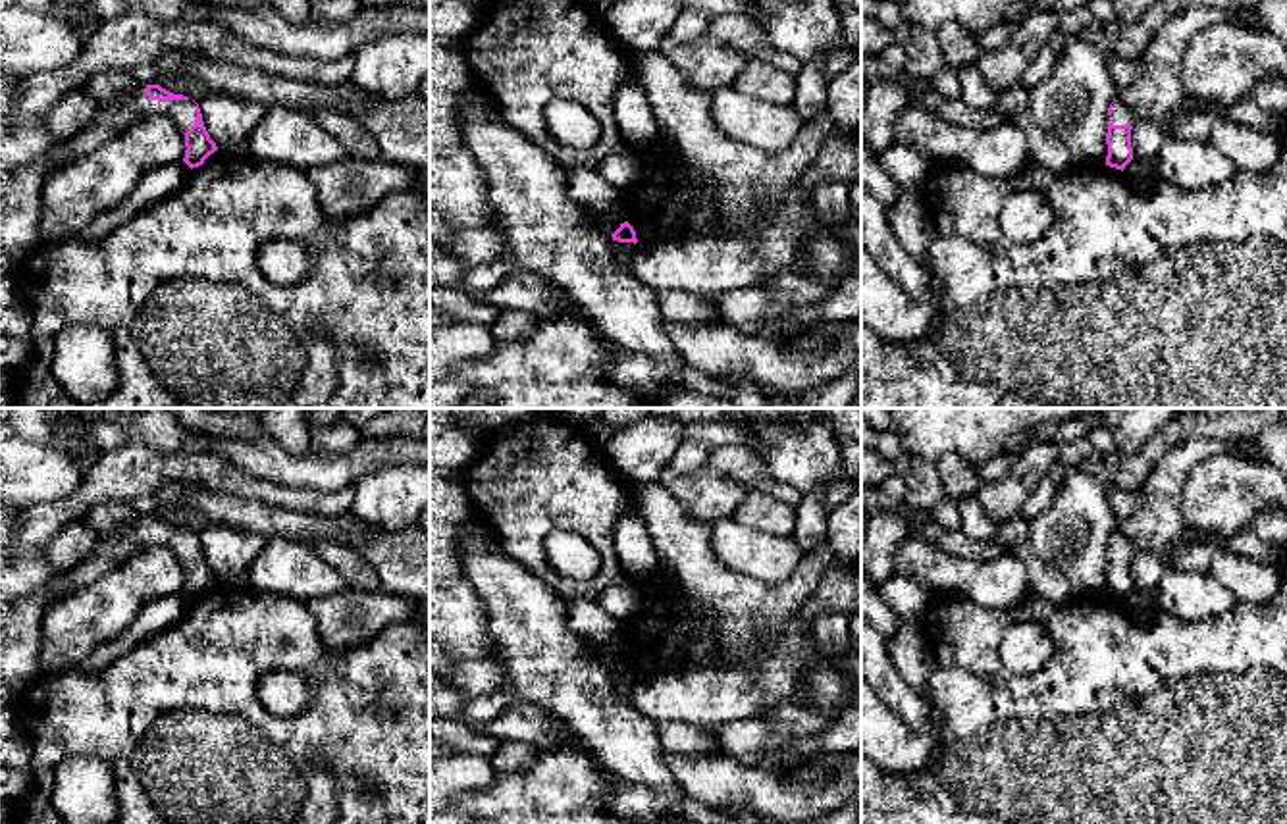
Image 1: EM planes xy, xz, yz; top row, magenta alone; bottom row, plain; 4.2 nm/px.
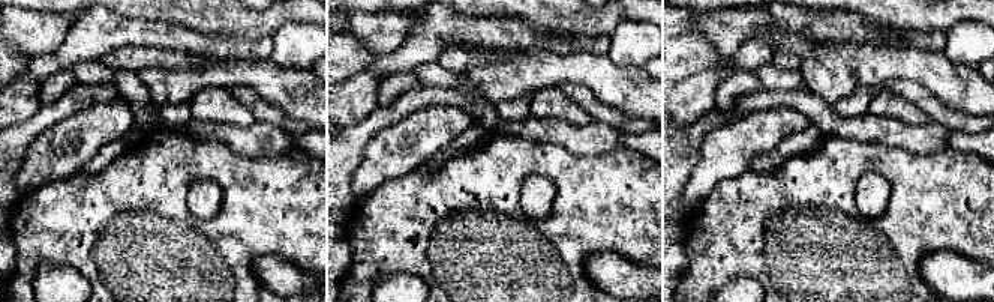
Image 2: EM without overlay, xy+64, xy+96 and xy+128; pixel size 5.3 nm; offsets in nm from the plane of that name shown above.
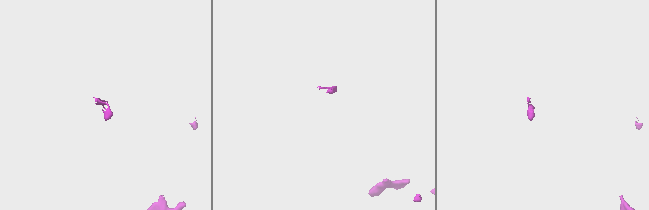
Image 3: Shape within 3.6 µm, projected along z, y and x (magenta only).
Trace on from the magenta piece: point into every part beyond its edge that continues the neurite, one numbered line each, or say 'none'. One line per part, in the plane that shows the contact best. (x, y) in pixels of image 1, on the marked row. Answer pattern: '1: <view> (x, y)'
1: xy (182, 112)

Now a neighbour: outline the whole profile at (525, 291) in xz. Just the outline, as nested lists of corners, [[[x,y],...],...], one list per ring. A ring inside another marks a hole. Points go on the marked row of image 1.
[[[530,271],[509,275],[501,285],[482,295],[478,300],[501,310],[532,312],[541,322],[563,318],[578,310],[566,298],[563,285],[551,283]]]

